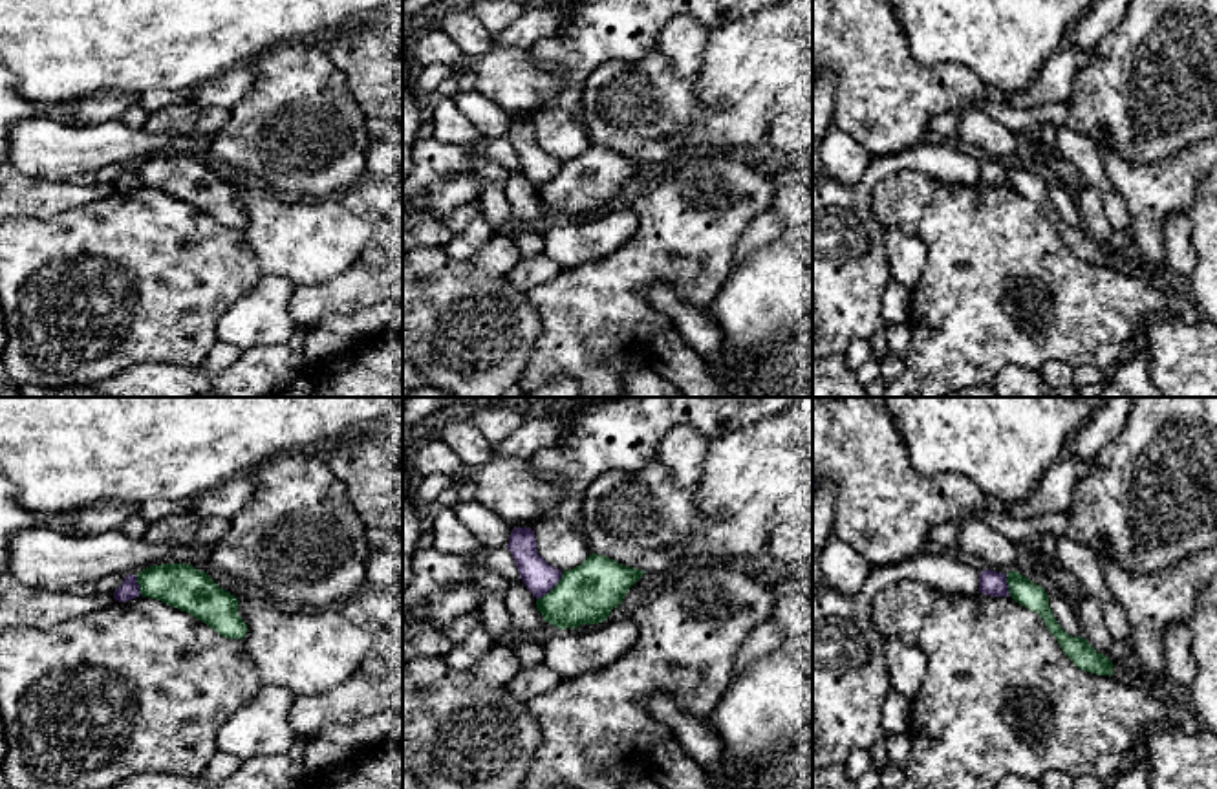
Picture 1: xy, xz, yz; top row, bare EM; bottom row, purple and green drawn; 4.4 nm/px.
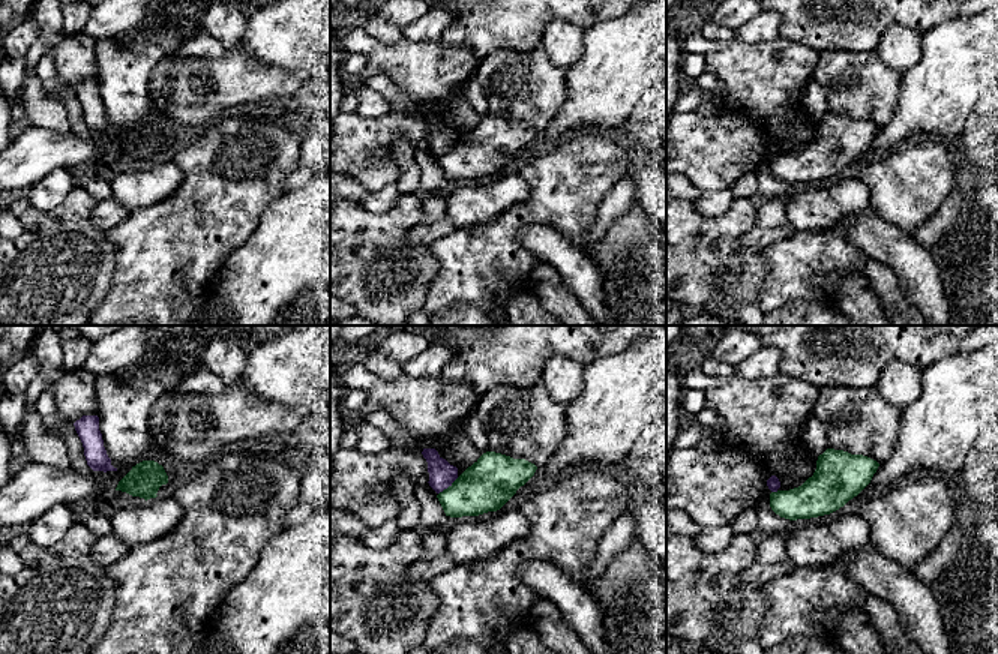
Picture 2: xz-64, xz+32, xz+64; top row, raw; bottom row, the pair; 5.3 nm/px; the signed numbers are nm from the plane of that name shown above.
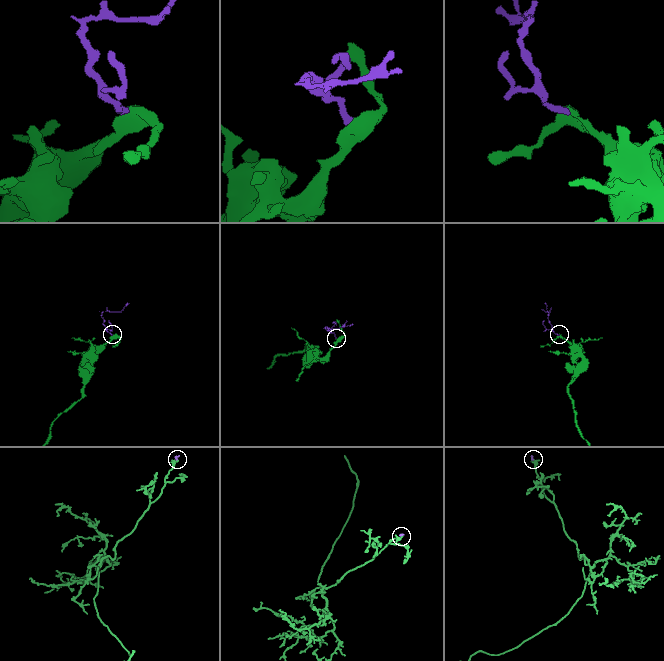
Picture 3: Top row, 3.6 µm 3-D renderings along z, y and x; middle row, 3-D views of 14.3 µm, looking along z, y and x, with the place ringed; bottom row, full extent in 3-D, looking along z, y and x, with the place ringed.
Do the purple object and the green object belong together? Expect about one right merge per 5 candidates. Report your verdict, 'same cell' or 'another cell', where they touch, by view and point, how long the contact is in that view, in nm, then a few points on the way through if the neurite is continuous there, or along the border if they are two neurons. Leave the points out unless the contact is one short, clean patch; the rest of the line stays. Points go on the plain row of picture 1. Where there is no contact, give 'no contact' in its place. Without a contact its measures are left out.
another cell; meets purple in xz at (551, 178); contact 170 nm long; border along xz (562, 163), (537, 191)

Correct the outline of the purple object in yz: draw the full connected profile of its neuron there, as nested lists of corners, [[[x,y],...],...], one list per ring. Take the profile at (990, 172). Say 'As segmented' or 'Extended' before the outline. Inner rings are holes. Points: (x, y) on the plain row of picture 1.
As segmented. [[[990,159],[981,161],[979,181],[990,187],[1010,187],[1007,165]]]

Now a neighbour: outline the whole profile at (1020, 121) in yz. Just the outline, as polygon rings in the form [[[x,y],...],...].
[[[988,97],[983,103],[975,103],[970,108],[979,108],[990,113],[1003,126],[1012,130],[1014,134],[1036,134],[1043,124],[1065,124],[1069,117],[1069,104],[1041,104],[1036,108],[1019,110],[1010,104],[994,103]]]

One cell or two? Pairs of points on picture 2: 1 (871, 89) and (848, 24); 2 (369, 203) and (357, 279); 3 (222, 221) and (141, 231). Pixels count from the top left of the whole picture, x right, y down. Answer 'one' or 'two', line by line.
1: two
2: two
3: one

